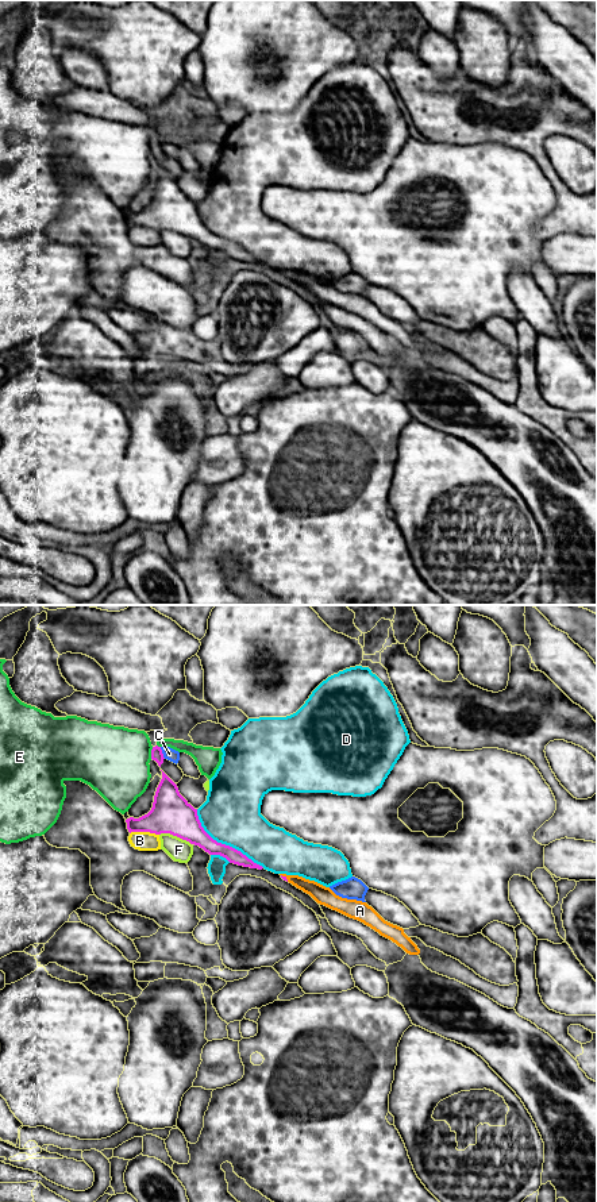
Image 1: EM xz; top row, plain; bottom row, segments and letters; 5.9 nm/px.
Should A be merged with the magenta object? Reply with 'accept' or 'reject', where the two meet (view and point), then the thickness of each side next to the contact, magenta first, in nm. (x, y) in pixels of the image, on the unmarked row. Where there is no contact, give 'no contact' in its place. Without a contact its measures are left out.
reject; meets magenta in xz at (285, 273); 20 nm thick on the magenta side, 110 nm on the other

